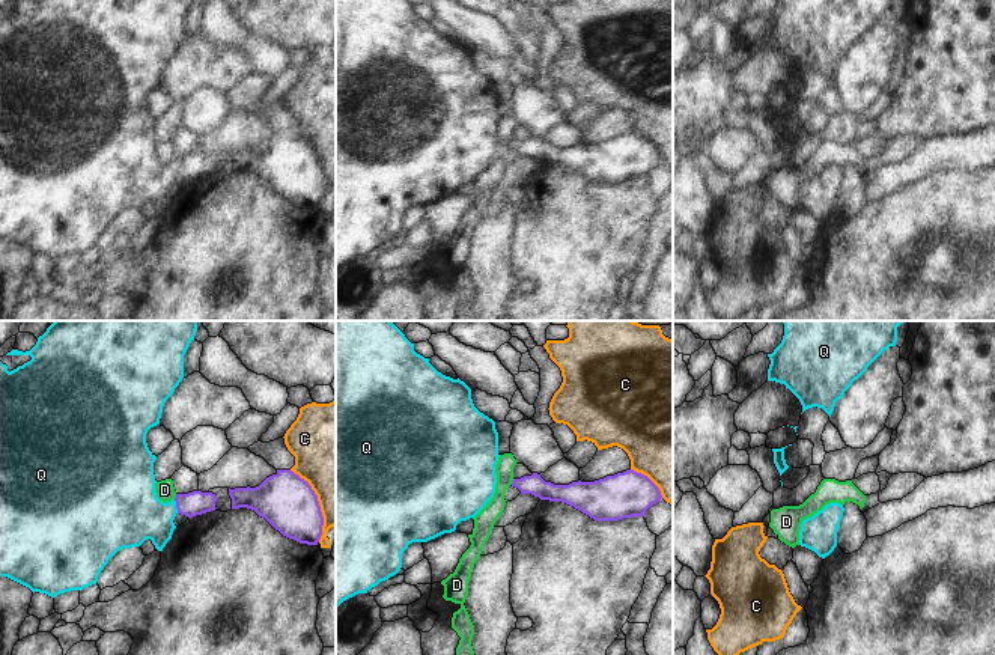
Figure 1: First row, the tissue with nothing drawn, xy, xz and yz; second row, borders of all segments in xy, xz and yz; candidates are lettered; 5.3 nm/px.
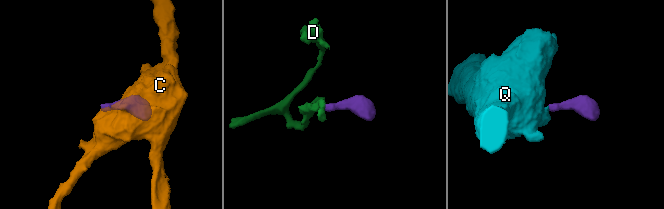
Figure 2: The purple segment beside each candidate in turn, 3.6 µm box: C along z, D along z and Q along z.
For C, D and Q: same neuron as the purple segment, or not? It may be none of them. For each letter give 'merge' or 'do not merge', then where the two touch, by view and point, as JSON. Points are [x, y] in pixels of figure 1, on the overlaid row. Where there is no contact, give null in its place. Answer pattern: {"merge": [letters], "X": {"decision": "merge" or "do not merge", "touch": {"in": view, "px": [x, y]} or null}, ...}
{"merge": ["Q"], "C": {"decision": "do not merge", "touch": {"in": "xz", "px": [649, 479]}}, "D": {"decision": "do not merge", "touch": {"in": "xy", "px": [175, 497]}}, "Q": {"decision": "merge", "touch": {"in": "xy", "px": [176, 506]}}}

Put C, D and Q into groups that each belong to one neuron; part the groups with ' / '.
C / D / Q

